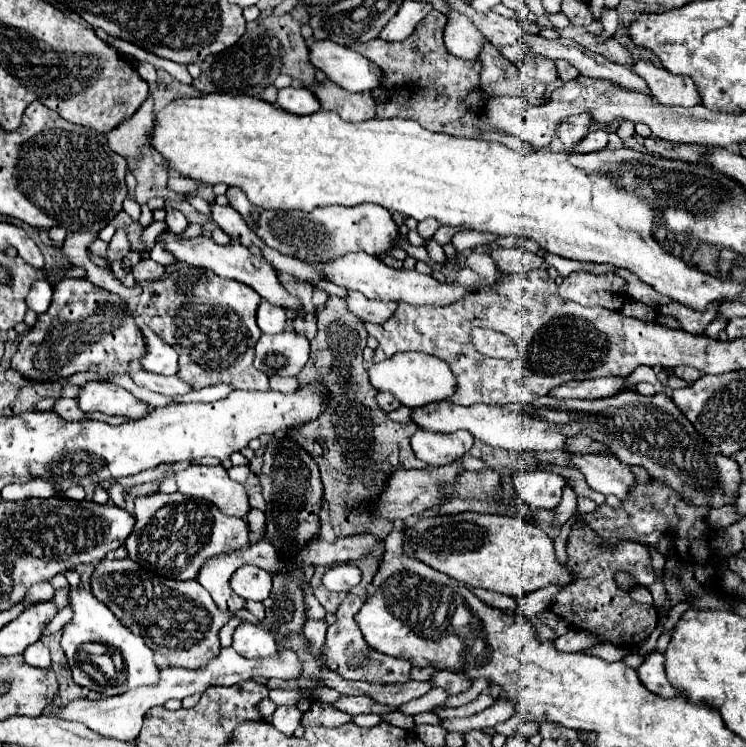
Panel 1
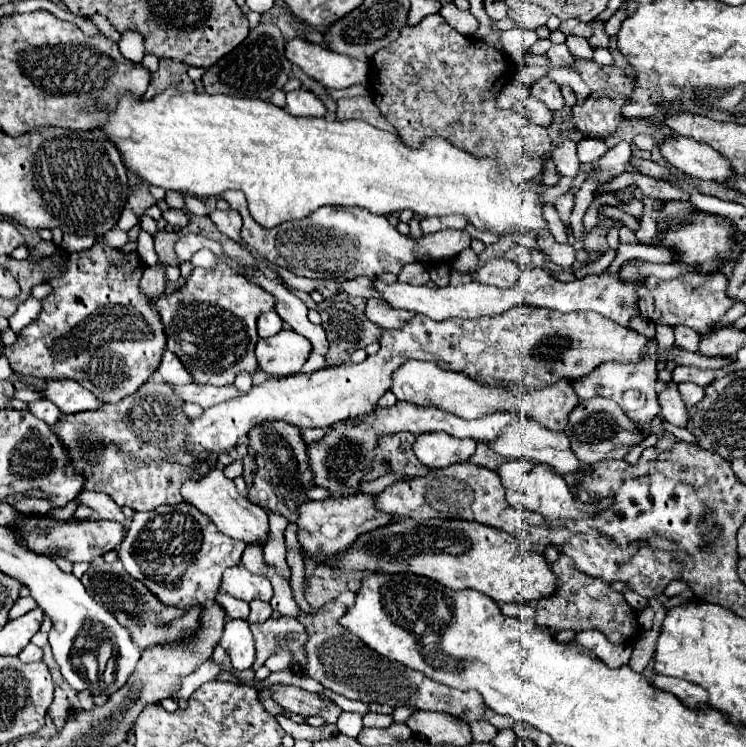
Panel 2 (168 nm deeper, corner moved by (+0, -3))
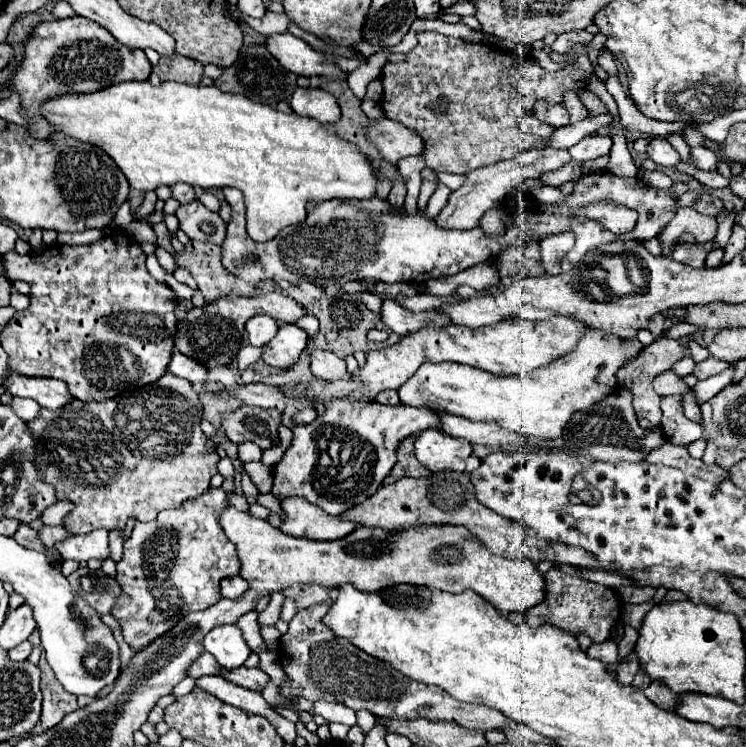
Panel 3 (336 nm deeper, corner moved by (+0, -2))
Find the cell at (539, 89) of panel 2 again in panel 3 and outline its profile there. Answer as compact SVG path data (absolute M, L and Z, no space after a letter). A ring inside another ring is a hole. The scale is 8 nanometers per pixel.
M538 101L536 107L534 107L534 115L536 115L542 123L546 123L546 125L550 125L550 127L564 127L564 125L570 123L564 105L546 107L544 101Z

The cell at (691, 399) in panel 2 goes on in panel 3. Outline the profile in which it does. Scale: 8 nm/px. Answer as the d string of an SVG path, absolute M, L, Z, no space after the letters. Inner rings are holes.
M688 391L688 393L684 395L684 413L686 413L692 421L696 421L696 423L702 421L700 407L694 403L694 395L692 395L692 391Z

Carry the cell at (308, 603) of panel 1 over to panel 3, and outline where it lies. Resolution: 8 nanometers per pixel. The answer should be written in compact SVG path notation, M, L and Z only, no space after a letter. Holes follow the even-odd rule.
M298 497L284 499L282 511L284 519L280 523L280 529L284 529L284 533L292 537L306 537L314 541L336 541L356 529L356 523L332 517L324 513L320 507Z

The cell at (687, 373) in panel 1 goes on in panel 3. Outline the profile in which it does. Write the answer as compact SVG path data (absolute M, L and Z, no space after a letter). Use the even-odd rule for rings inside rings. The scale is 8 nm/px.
M708 357L706 361L702 363L696 363L696 369L694 369L694 375L702 381L702 379L708 379L712 375L718 375L722 373L724 369L728 369L730 363L728 361L720 361L720 359L714 359L714 357Z

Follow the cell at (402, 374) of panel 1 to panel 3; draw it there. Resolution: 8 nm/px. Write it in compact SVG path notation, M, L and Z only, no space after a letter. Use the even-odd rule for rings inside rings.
M586 329L584 337L578 341L574 351L562 355L562 359L550 363L548 367L540 367L532 371L532 377L516 377L516 375L492 375L468 365L460 363L424 363L400 389L400 401L412 407L428 407L428 409L442 409L450 411L452 415L466 417L470 421L494 421L500 427L516 431L520 435L532 435L538 439L558 439L564 433L564 427L572 419L576 411L584 411L586 407L602 401L606 395L618 391L616 371L622 363L636 359L638 351L642 351L642 343L636 337L616 337L598 329Z

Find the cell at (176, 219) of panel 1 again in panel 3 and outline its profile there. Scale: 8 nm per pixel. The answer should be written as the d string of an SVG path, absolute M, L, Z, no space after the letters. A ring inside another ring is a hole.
M194 199L194 203L180 205L176 217L180 219L180 229L192 241L208 241L222 245L222 241L226 239L226 225L220 215L206 209L198 199Z

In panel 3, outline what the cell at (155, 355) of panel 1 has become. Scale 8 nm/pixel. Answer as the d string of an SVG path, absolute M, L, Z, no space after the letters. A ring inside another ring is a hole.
M174 351L172 355L172 361L168 365L168 371L176 377L184 377L188 379L190 383L206 383L208 379L208 371L206 367L202 367L200 363L194 363L194 359L186 359L186 355L182 355L180 351Z

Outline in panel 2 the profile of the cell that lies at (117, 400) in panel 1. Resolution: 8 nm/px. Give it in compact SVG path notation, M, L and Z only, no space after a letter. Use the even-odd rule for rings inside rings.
M50 380L44 390L40 390L48 400L58 404L64 414L76 414L86 410L102 408L102 400L98 400L92 392L82 388L74 380Z

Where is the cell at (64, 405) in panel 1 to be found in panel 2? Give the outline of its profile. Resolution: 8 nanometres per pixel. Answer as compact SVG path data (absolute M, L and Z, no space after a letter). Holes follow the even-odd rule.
M38 400L38 402L30 402L30 408L28 408L34 416L38 416L40 420L44 420L46 424L54 426L58 422L58 418L62 416L62 412L58 412L58 406L50 400Z

